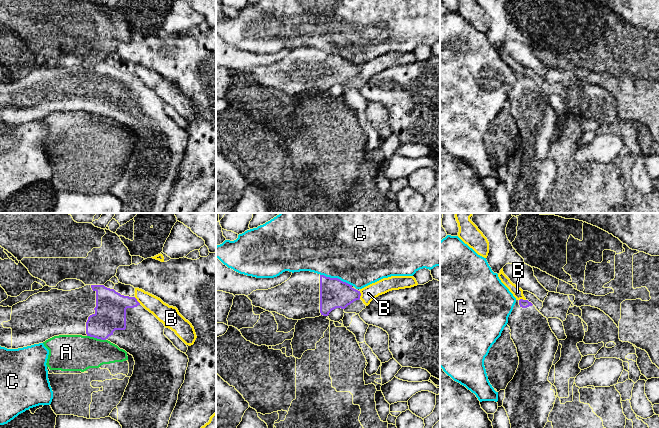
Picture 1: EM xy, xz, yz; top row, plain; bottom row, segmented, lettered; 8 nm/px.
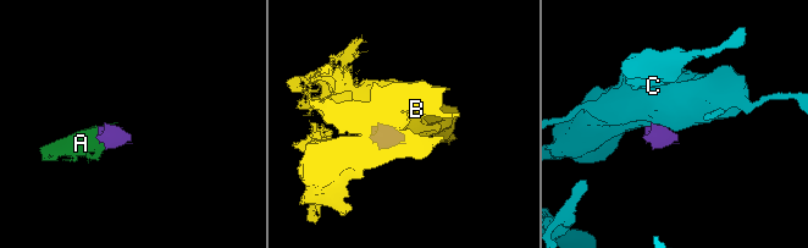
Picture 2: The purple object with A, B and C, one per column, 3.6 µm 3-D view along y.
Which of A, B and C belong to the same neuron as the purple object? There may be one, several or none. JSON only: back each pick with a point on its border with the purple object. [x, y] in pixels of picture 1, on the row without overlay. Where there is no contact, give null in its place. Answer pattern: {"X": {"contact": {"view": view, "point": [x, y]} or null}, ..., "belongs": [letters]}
{"belongs": []}

